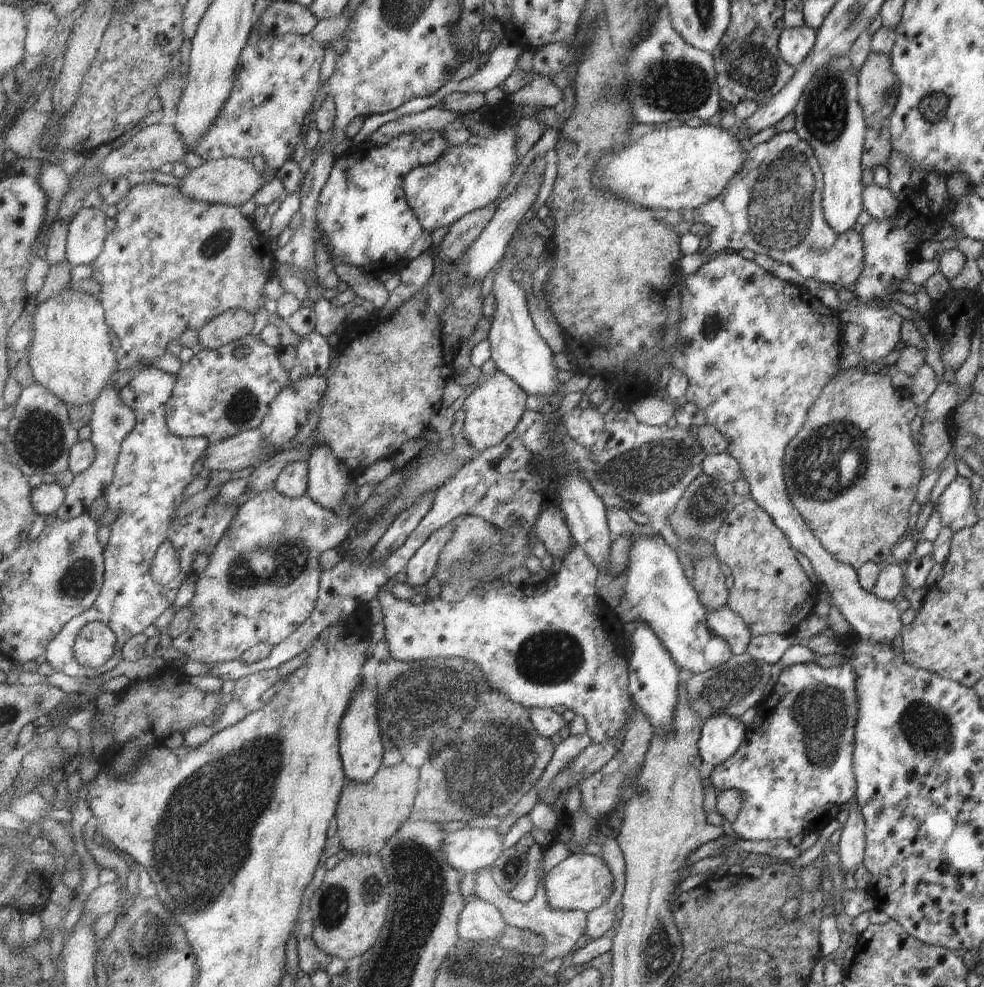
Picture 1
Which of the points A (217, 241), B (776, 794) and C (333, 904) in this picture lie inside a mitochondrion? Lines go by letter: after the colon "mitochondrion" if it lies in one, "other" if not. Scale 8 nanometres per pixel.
A: mitochondrion
B: other
C: mitochondrion

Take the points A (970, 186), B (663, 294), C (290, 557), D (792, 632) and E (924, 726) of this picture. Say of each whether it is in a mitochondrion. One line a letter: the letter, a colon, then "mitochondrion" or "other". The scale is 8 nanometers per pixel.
A: other
B: other
C: mitochondrion
D: other
E: mitochondrion

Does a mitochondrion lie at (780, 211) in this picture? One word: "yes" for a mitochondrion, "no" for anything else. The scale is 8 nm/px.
yes

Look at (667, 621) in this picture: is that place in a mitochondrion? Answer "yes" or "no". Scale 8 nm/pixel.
no

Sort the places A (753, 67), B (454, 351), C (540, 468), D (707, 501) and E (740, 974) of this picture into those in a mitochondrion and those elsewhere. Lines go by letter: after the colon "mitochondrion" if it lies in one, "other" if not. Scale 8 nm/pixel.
A: mitochondrion
B: other
C: mitochondrion
D: mitochondrion
E: mitochondrion

